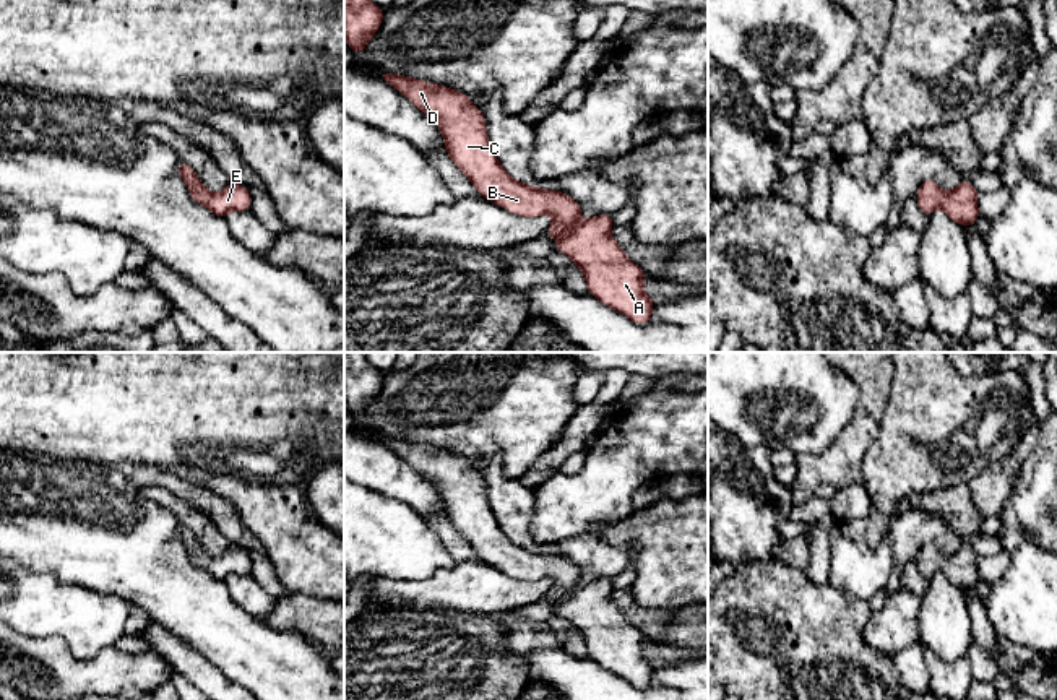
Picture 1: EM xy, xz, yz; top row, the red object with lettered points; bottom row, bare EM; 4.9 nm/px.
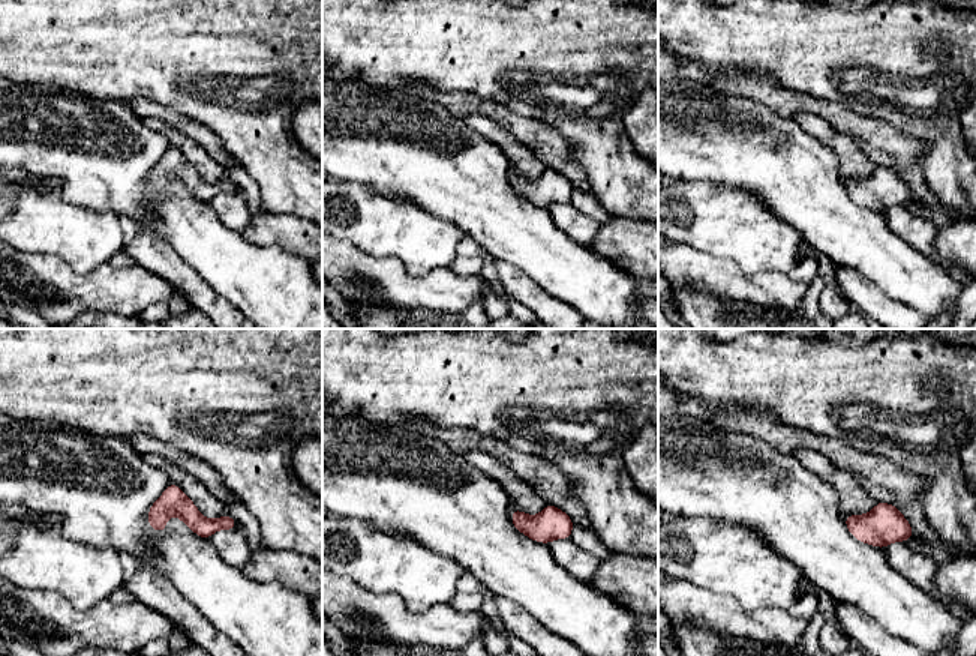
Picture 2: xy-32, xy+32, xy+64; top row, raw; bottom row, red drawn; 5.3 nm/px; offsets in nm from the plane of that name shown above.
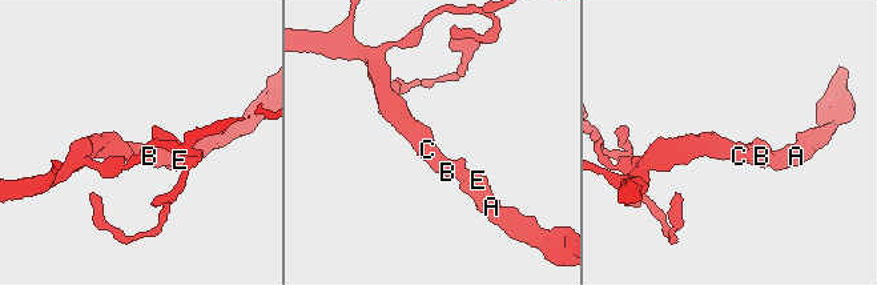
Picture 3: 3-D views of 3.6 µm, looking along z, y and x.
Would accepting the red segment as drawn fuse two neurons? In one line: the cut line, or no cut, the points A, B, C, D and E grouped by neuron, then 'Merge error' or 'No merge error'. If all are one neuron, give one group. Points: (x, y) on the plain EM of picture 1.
No split. Groups: A B C D E. No merge error

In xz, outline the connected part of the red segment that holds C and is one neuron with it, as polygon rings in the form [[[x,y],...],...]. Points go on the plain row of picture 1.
[[[380,435],[378,440],[398,456],[404,458],[440,492],[447,518],[471,544],[481,560],[521,581],[550,578],[554,586],[546,594],[546,599],[554,601],[557,604],[555,614],[567,619],[581,633],[588,648],[588,658],[638,689],[649,687],[654,664],[643,653],[646,637],[612,603],[610,593],[614,583],[610,578],[598,578],[576,588],[575,585],[581,580],[581,570],[570,559],[531,551],[513,542],[503,533],[490,510],[482,474],[466,458],[443,448],[421,445],[393,435]]]

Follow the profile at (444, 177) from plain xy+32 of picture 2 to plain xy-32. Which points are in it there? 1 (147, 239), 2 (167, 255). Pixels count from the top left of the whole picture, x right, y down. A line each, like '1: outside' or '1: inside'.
1: outside
2: outside

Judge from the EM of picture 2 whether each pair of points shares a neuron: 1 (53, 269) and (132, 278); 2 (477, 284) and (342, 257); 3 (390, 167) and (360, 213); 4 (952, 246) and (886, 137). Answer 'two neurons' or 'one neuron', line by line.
1: one neuron
2: one neuron
3: two neurons
4: two neurons

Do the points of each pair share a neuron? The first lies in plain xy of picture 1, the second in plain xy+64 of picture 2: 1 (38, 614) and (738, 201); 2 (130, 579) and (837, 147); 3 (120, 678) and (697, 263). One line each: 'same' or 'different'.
1: same
2: different
3: same

